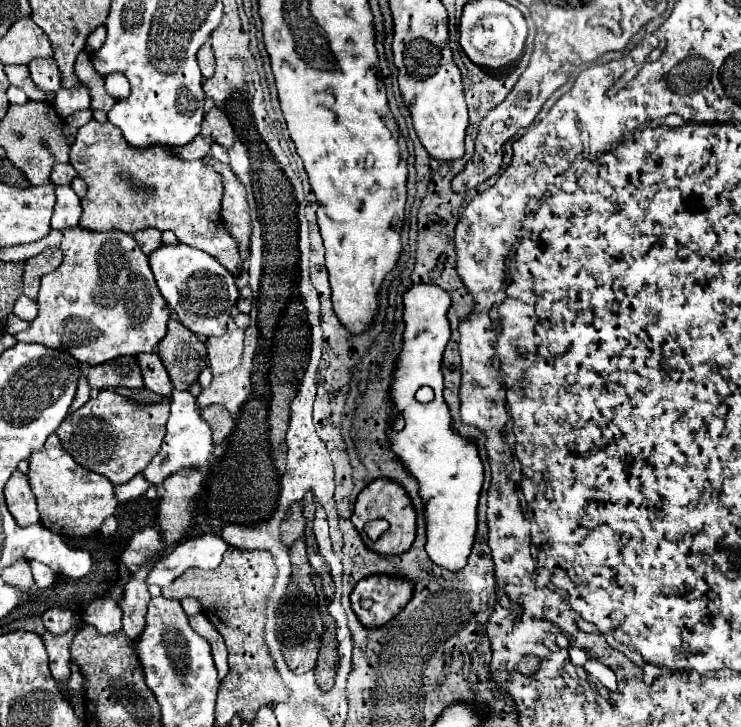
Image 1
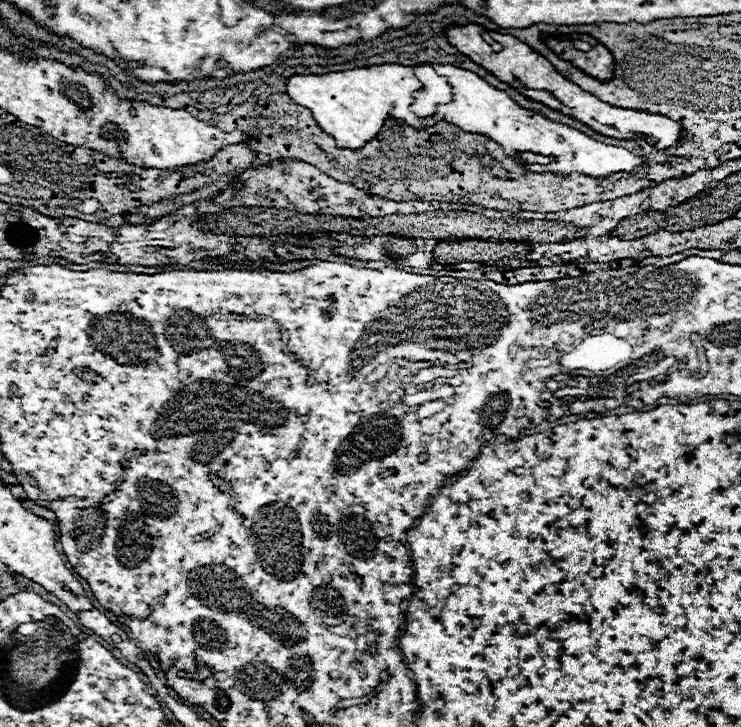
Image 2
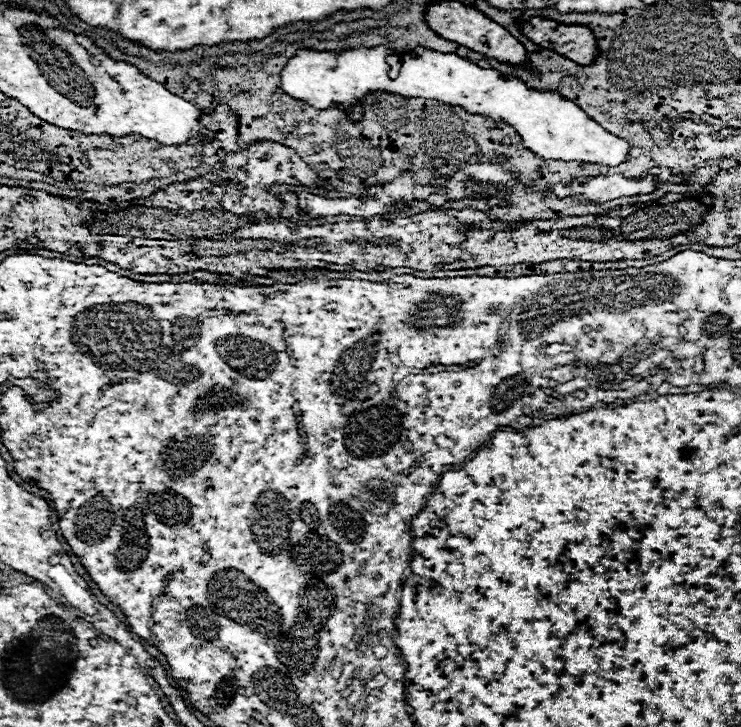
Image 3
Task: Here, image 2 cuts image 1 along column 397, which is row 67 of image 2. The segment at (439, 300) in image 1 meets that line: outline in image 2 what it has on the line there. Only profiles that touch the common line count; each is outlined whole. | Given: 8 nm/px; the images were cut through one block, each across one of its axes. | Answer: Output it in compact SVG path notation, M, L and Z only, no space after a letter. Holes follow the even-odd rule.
M382 64L368 68L354 68L346 72L330 72L322 76L300 74L292 76L286 86L286 94L300 106L306 106L312 112L312 118L318 126L332 134L340 148L360 150L382 130L386 118L404 120L412 128L426 128L434 124L434 118L418 120L412 116L408 106L412 104L412 92L418 90L418 78L410 66L400 64ZM432 64L432 66L440 76L448 78L448 82L452 84L452 94L454 94L450 104L438 106L436 118L450 122L464 132L488 136L496 144L506 146L506 154L510 154L512 148L534 150L540 154L554 154L554 156L558 156L558 162L546 166L548 172L562 174L562 176L578 172L578 174L592 176L592 178L606 178L616 172L632 172L644 160L644 158L628 152L626 148L606 146L566 124L556 124L552 120L546 120L538 112L520 108L506 92L492 88L486 80L482 80L478 74L474 74L470 70L456 68L452 64Z

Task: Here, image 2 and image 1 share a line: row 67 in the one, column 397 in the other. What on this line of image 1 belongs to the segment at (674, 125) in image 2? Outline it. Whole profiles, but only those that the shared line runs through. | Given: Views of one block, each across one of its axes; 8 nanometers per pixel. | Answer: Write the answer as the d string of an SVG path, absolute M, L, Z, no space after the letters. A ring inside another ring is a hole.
M376 478L374 482L370 482L358 494L358 500L356 500L356 506L354 506L354 514L352 514L352 522L358 528L358 532L362 534L366 546L372 548L374 552L380 552L380 554L400 554L400 552L406 552L412 546L414 536L416 536L416 510L412 506L412 500L406 494L406 490L398 482L394 482L390 478ZM374 518L384 518L384 520L390 522L390 528L378 540L370 540L364 534L364 524L368 520L374 520Z

